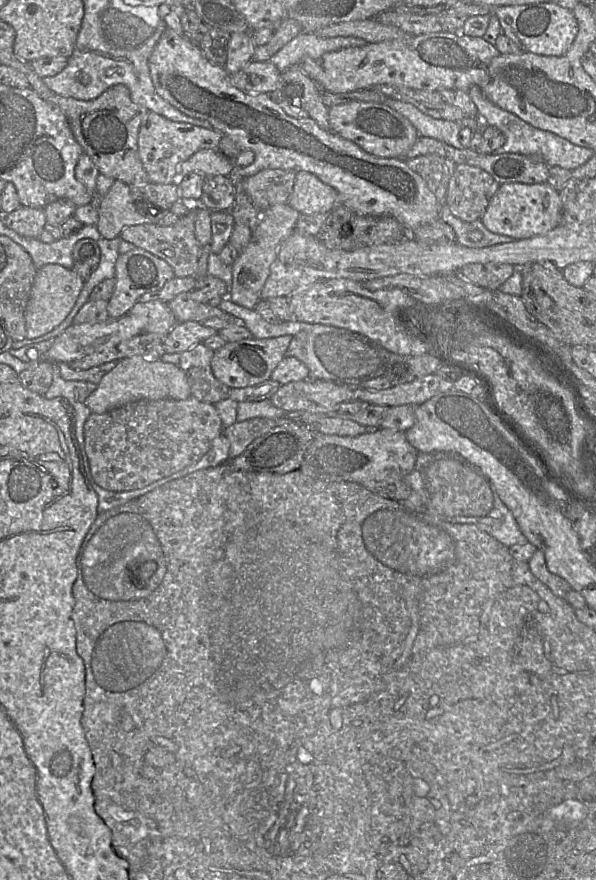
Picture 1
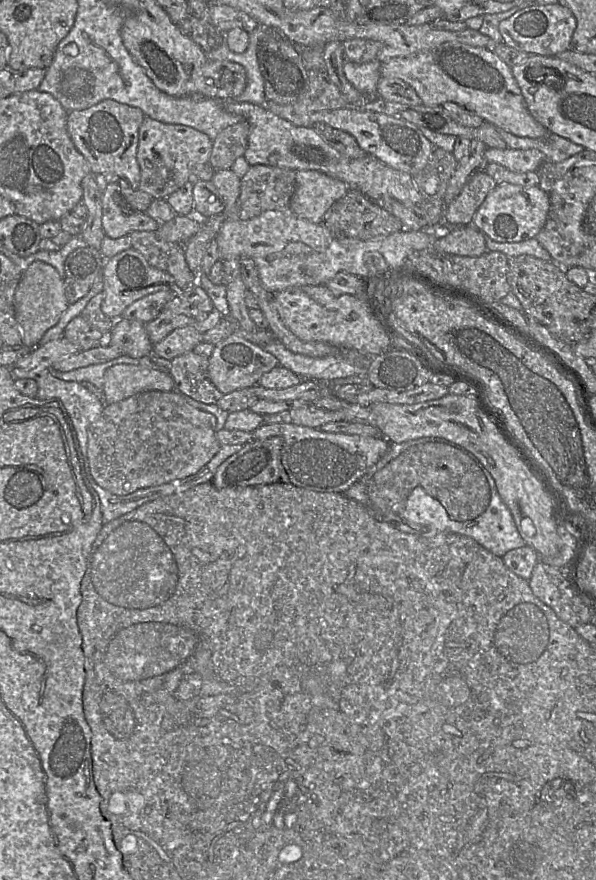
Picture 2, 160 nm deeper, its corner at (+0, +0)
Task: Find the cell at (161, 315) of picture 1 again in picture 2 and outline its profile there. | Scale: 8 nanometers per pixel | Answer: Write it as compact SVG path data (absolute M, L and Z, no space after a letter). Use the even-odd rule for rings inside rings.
M117 319L106 336L106 344L118 348L123 355L132 358L153 356L153 344L146 333L145 323L137 320Z

